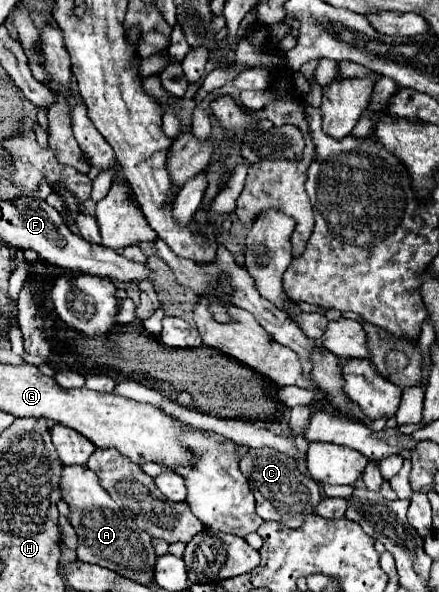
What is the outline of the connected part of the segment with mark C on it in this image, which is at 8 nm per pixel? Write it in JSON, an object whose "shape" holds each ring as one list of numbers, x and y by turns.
{"shape":[[261,447,261,449,249,449,241,459,239,459,241,473,249,479,251,491,255,493,255,509,257,515,265,521,281,521,287,527,301,527,303,525,303,515,311,513,313,507,321,501,319,485,313,479,307,479,299,469,297,463,289,457,283,455,271,447]]}

